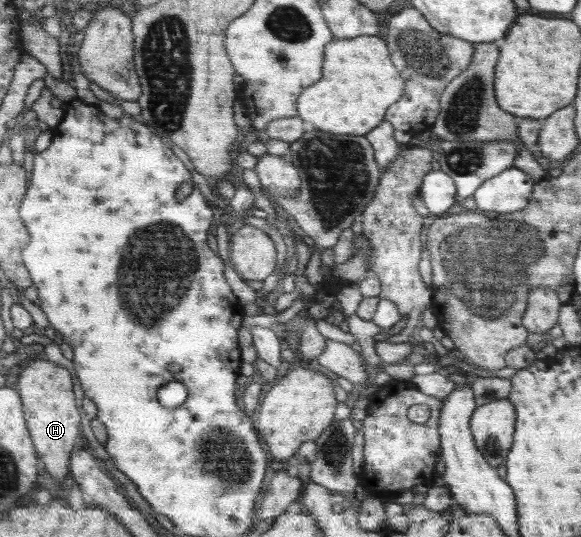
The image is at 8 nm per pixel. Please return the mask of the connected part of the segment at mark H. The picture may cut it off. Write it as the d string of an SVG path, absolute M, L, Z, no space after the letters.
M46 360L35 361L18 377L22 412L30 434L34 434L34 446L42 454L44 468L58 480L68 474L70 452L74 450L76 436L80 436L80 414L72 392L72 376L66 368Z

